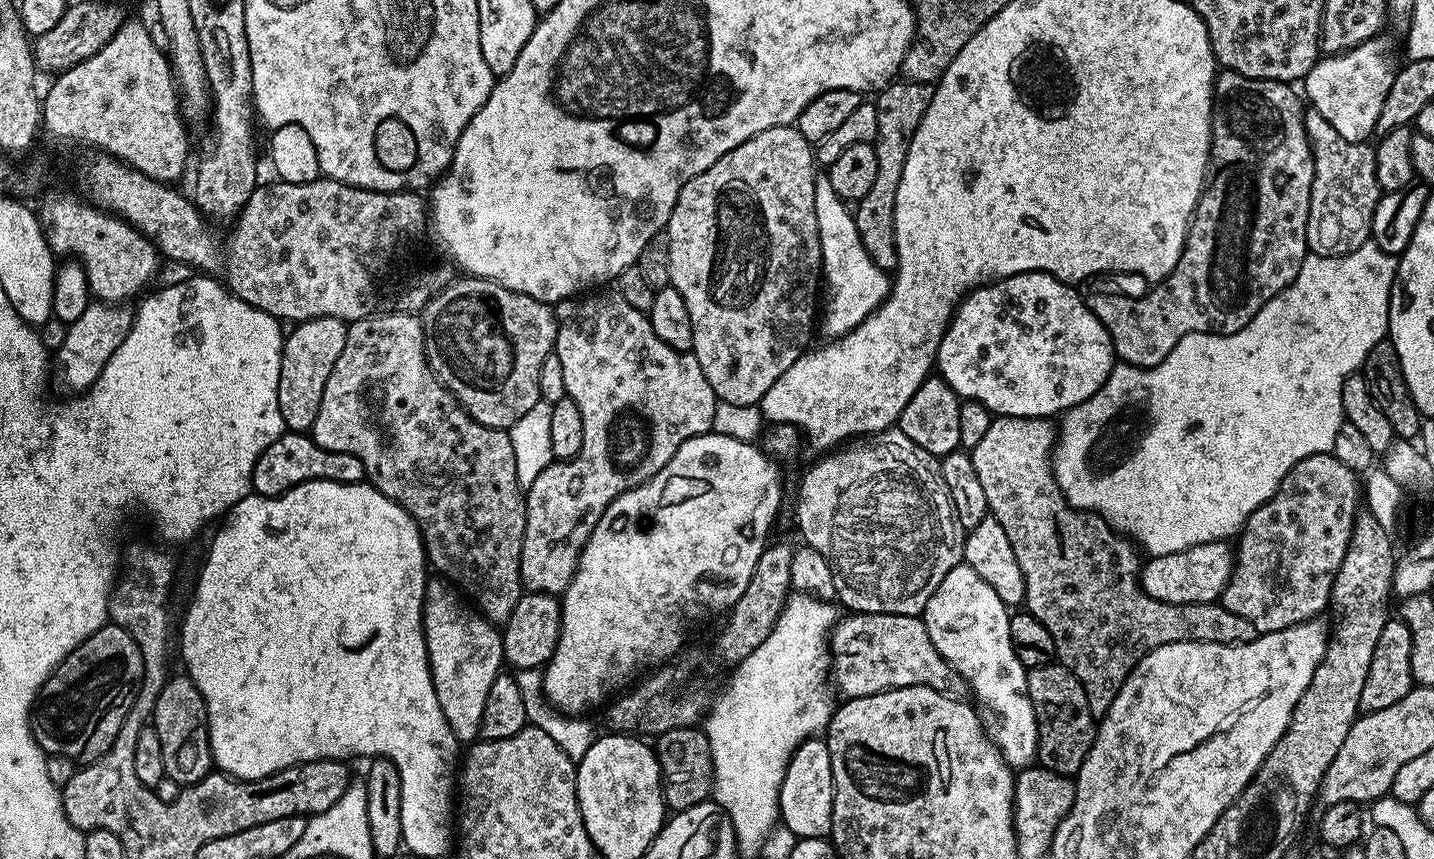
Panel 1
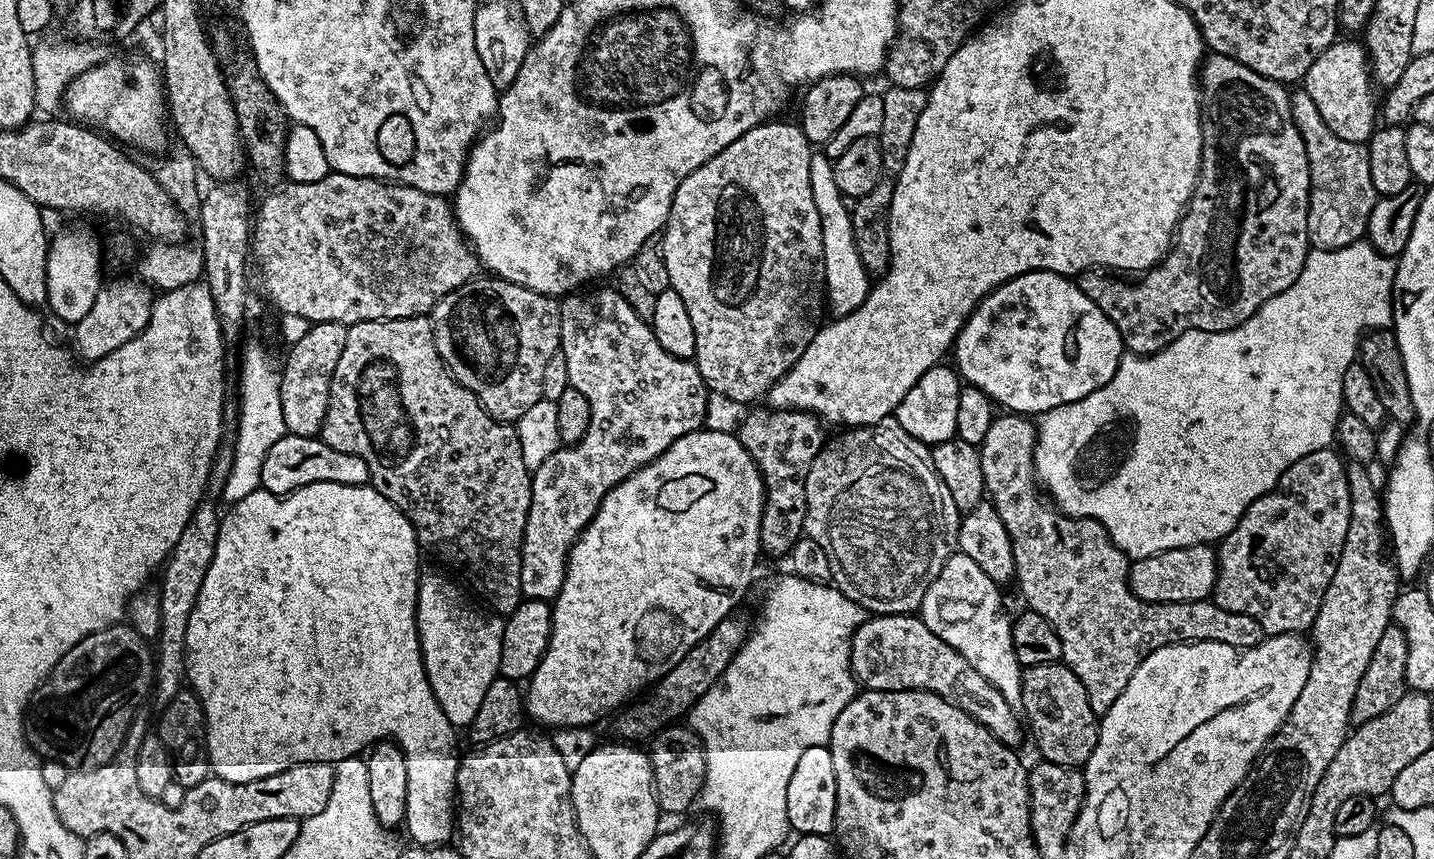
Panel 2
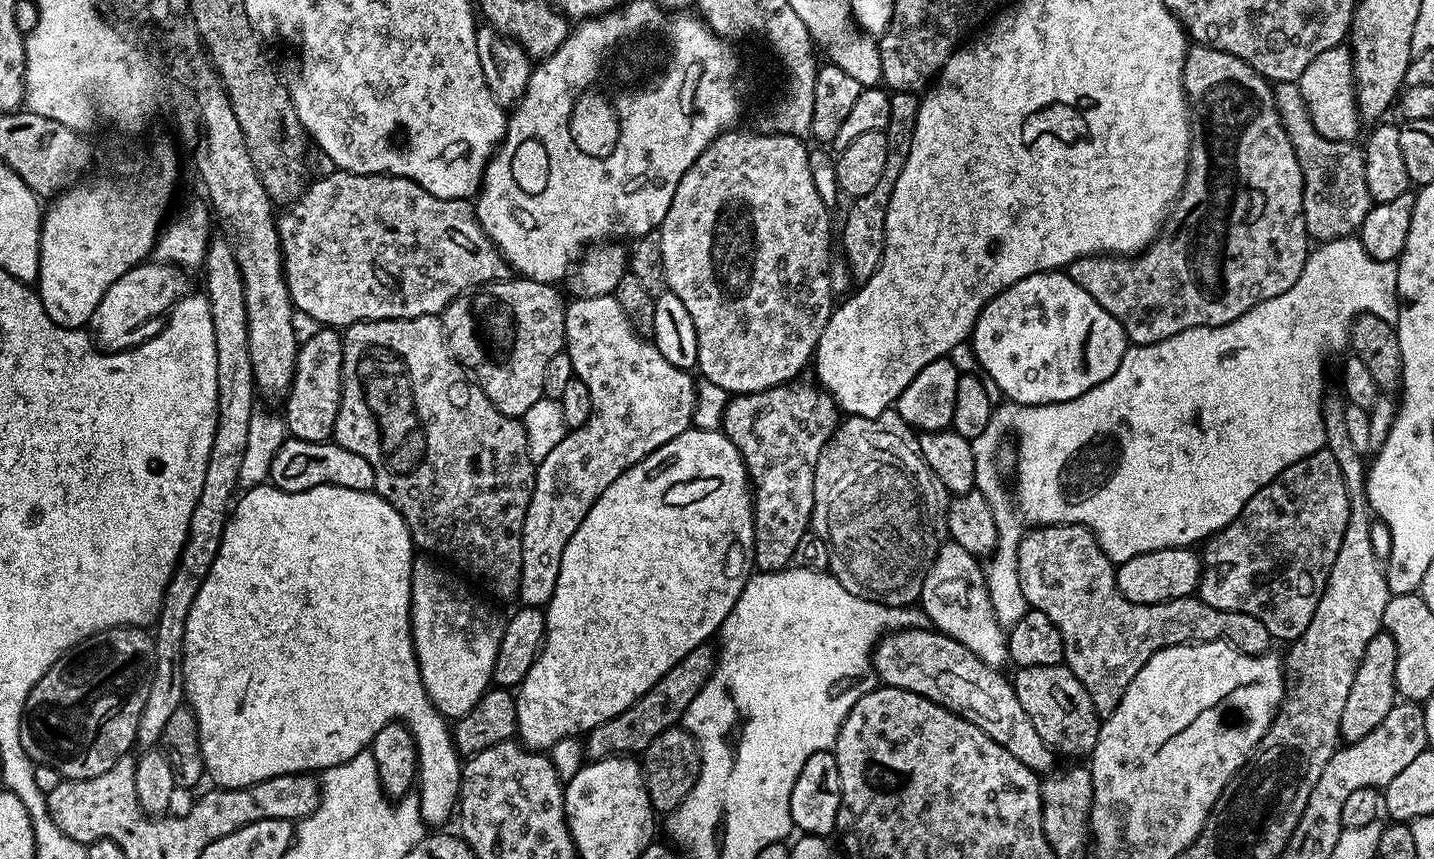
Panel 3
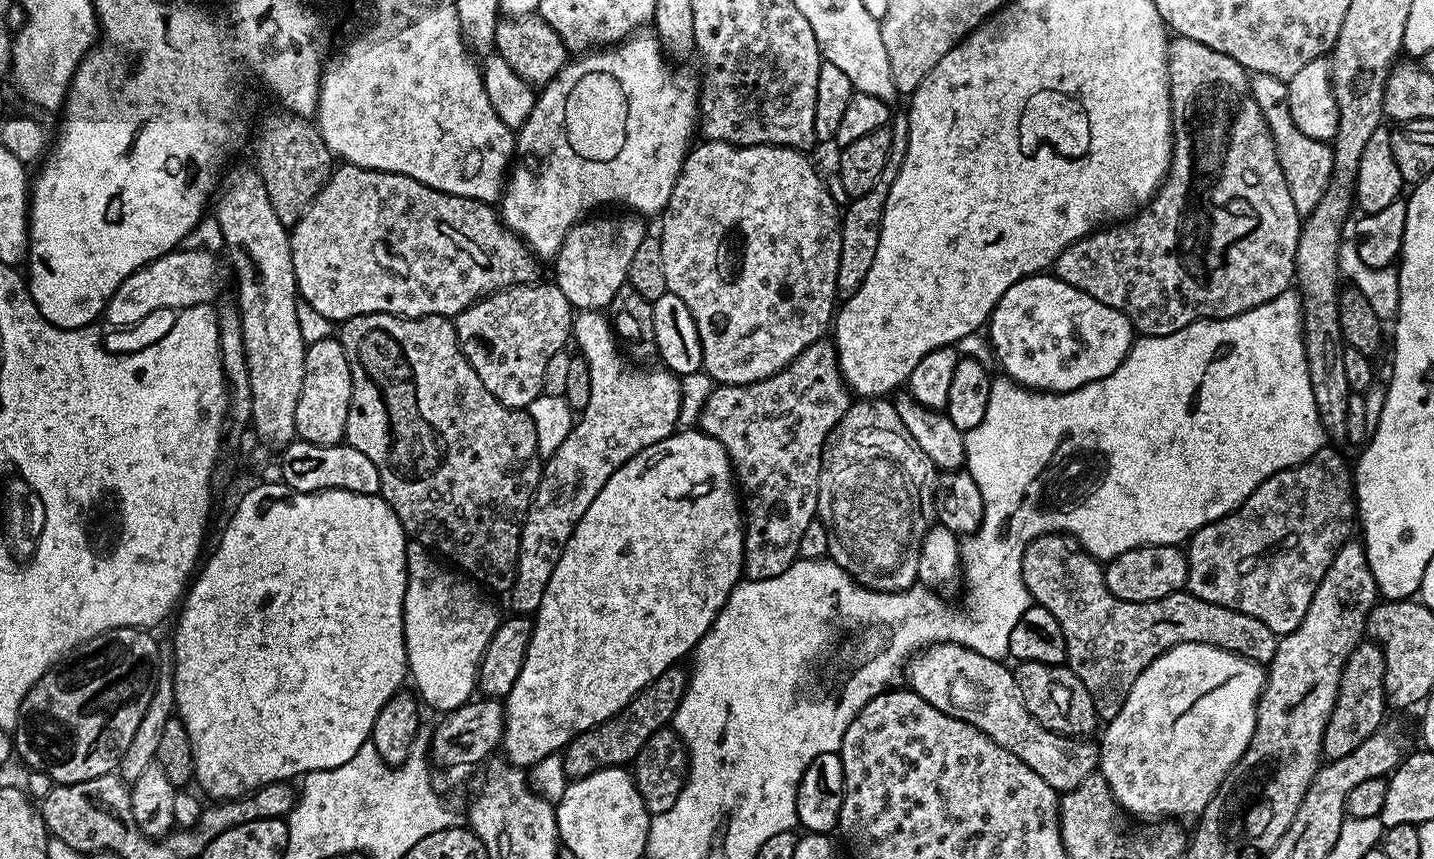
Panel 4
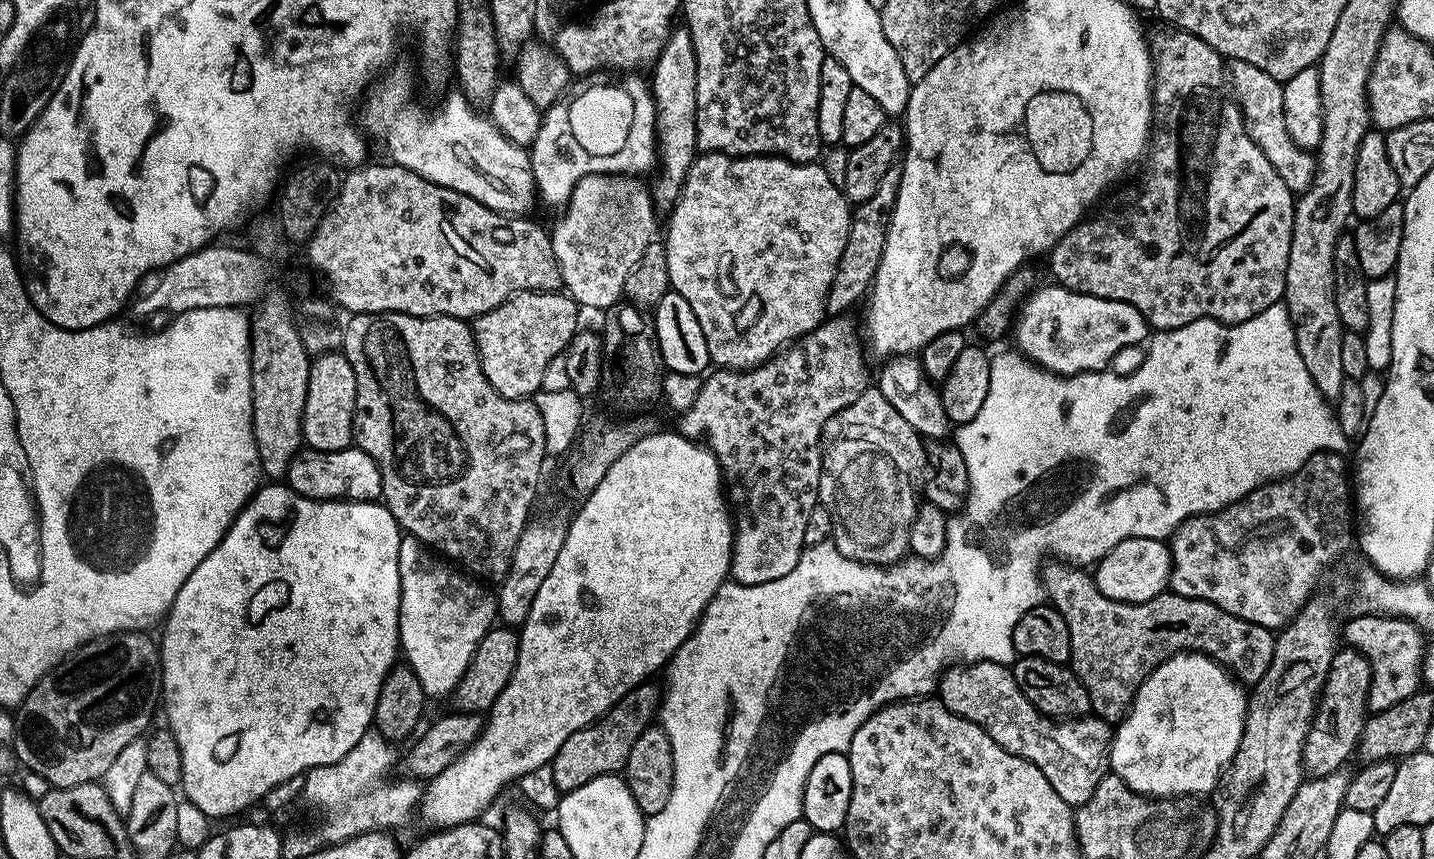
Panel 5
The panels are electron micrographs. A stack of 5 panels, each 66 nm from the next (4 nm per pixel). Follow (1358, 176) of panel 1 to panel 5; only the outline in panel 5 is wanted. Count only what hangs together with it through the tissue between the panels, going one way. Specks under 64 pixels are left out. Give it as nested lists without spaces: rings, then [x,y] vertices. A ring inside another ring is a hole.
[[[1241,60],[1231,61],[1230,88],[1234,99],[1240,105],[1240,112],[1244,115],[1244,124],[1248,127],[1250,138],[1270,158],[1270,166],[1278,170],[1282,182],[1294,194],[1302,194],[1312,184],[1316,173],[1316,157],[1309,149],[1298,146],[1290,133],[1286,131],[1286,114],[1282,114],[1283,83],[1275,80],[1266,70],[1258,70],[1258,66],[1250,66],[1250,62]]]

